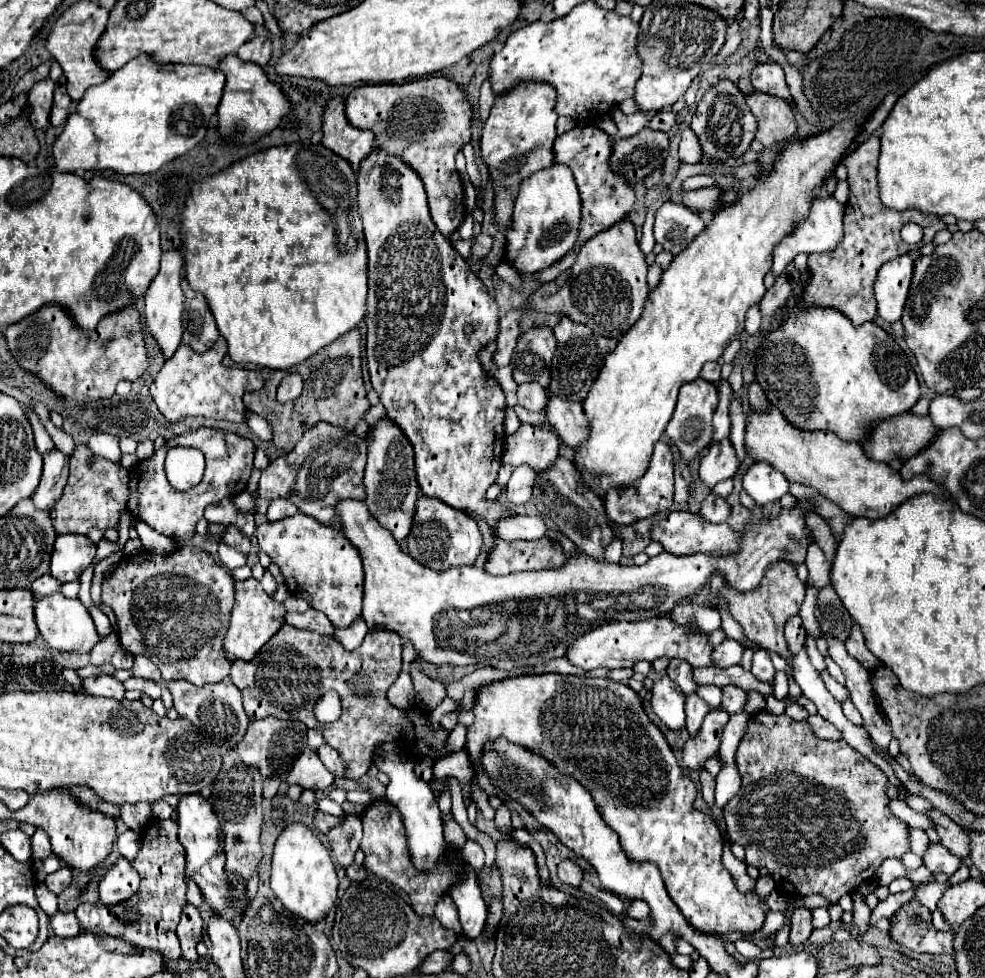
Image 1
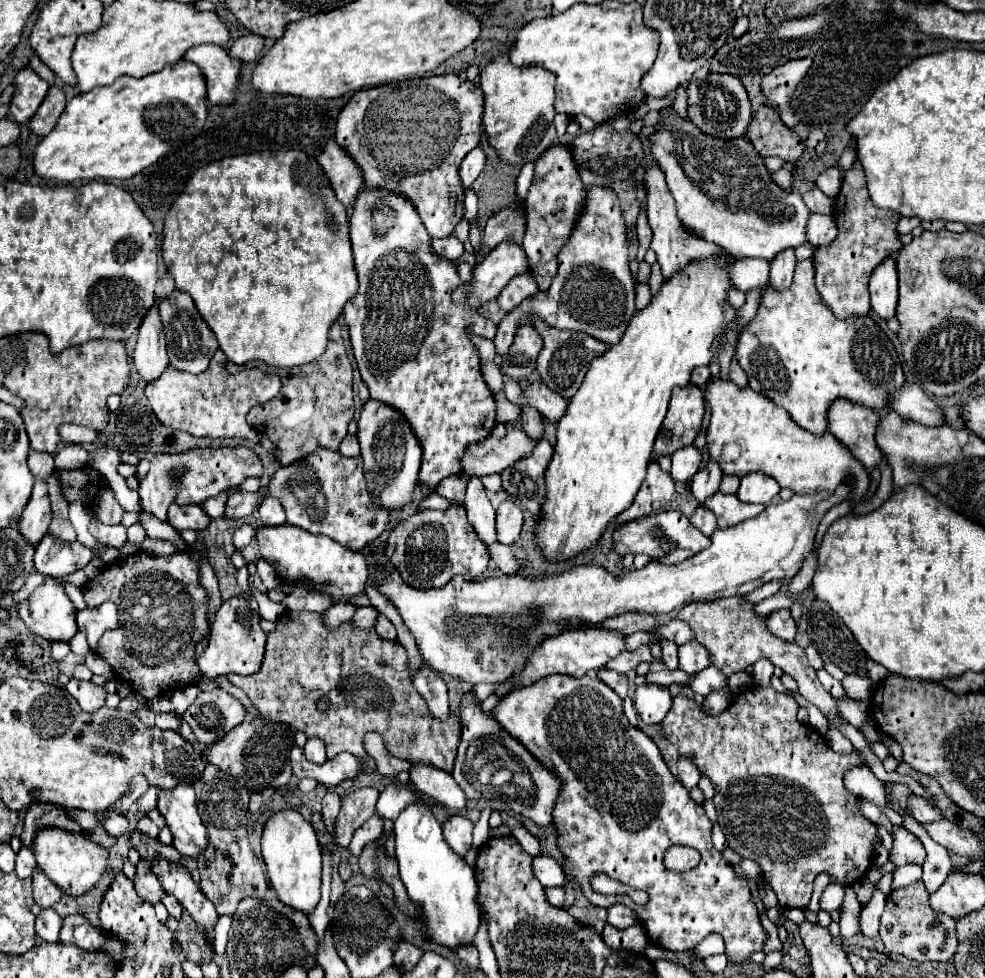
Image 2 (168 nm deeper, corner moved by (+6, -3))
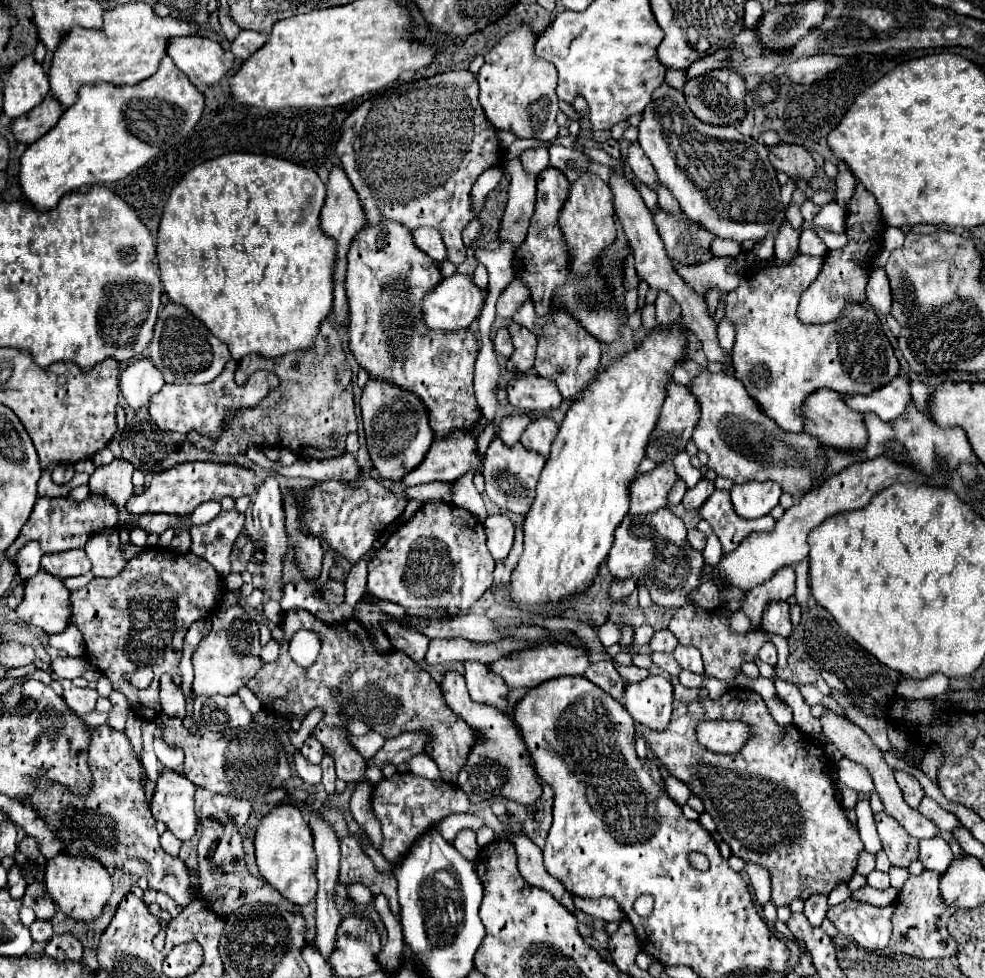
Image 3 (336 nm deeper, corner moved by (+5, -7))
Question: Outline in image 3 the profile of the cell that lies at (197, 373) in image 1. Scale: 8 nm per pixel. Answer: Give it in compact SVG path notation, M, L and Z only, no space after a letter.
M229 360L225 370L209 384L199 384L199 386L177 386L177 384L165 384L161 392L153 396L153 402L149 402L149 414L151 420L161 428L161 430L171 430L171 432L181 432L187 434L189 430L197 430L201 434L217 436L221 430L221 422L227 416L229 410L239 410L239 408L253 408L265 398L265 394L277 386L277 376L273 372L255 372L247 384L239 386L233 380L235 372L235 360Z

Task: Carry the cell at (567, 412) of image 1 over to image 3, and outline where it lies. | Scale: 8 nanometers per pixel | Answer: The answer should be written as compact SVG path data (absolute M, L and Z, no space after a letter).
M523 374L515 376L507 382L507 398L509 404L517 410L535 412L541 416L551 414L561 404L561 394L553 382L541 378L537 374Z

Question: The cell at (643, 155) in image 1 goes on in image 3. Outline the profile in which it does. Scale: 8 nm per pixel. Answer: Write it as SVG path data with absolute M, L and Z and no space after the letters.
M549 146L549 166L561 170L569 182L577 178L577 174L583 174L589 170L589 158L577 150L563 148L563 146Z

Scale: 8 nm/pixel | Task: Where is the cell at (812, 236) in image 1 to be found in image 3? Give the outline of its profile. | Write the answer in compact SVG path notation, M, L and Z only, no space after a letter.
M661 84L653 92L651 102L643 110L643 120L637 130L637 142L653 162L659 180L673 192L673 196L679 200L681 210L693 222L709 228L709 232L713 232L717 238L735 242L765 238L767 230L771 228L771 220L781 210L781 200L775 168L769 162L769 150L761 142L743 136L733 126L711 126L701 122L691 114L683 92L669 84Z

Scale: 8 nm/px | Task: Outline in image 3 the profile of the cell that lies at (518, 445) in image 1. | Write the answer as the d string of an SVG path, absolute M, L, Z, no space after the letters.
M453 430L445 438L435 438L423 462L407 472L401 482L405 486L417 486L427 482L453 482L461 474L469 472L475 464L481 464L475 454L475 438L465 430Z

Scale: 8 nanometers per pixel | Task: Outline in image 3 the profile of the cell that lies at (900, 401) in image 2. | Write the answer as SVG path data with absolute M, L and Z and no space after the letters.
M893 378L893 382L885 384L879 390L873 390L873 394L857 394L857 396L843 396L843 402L857 412L865 412L871 410L875 412L881 420L891 422L893 418L897 418L907 402L911 398L911 390L909 390L909 382L903 378Z

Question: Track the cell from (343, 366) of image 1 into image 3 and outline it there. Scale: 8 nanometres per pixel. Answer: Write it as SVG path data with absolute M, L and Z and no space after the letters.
M325 318L309 350L289 352L279 358L251 356L249 360L241 360L235 378L249 378L255 370L269 370L277 374L279 386L273 388L255 408L231 412L221 424L219 438L189 432L187 440L193 446L215 454L245 454L249 446L281 446L289 448L301 458L327 460L341 456L345 452L345 438L357 430L357 418L353 410L355 406L351 390L351 368L341 342L333 344L331 340L339 340L339 334Z

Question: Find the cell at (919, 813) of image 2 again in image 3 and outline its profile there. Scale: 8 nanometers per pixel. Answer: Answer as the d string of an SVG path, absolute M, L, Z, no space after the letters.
M895 770L893 774L895 774L897 784L899 784L901 790L903 790L903 798L905 798L905 802L907 802L911 808L917 808L919 802L921 802L921 798L925 796L925 792L923 792L919 780L917 780L915 776L907 774L907 772L901 772L901 770Z

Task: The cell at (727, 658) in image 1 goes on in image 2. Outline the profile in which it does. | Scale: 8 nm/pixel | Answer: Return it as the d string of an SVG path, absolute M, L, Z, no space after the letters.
M686 642L678 648L678 658L680 658L680 670L688 674L698 674L700 670L708 668L710 662L710 652L704 650L702 644L698 642Z

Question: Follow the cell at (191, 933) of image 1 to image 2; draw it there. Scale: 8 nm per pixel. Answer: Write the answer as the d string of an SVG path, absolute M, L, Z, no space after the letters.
M166 894L166 896L162 898L162 904L166 906L168 914L170 914L174 920L180 920L180 918L182 918L182 906L180 906L180 902L176 902L176 898L172 898L170 894Z

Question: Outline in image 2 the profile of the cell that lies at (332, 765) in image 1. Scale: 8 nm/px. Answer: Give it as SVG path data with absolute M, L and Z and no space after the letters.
M308 738L306 746L304 746L304 754L308 760L322 764L326 760L326 746L324 746L324 742L320 742L320 738Z

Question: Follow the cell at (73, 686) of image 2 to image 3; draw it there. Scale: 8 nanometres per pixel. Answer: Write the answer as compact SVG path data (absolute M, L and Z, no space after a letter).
M61 680L61 686L63 686L63 698L67 706L77 714L89 714L95 708L95 700L99 696L97 690L77 688L71 684L71 680Z

